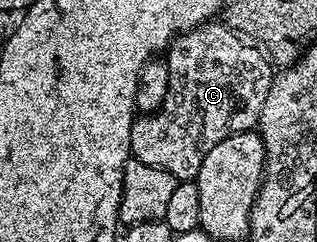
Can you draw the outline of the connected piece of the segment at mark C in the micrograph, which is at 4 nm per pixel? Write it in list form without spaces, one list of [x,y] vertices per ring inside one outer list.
[[[223,23],[191,29],[183,41],[166,57],[170,71],[166,103],[156,113],[137,116],[130,131],[131,156],[170,171],[177,182],[195,181],[202,159],[222,139],[257,128],[274,76],[273,62],[264,50]]]

